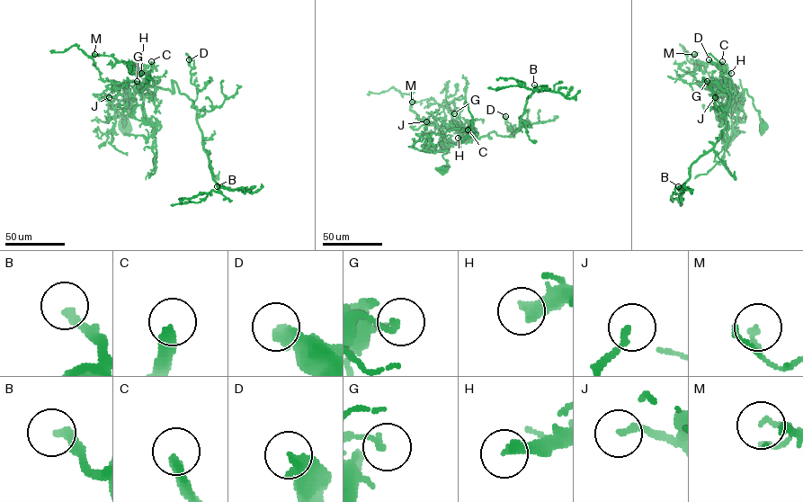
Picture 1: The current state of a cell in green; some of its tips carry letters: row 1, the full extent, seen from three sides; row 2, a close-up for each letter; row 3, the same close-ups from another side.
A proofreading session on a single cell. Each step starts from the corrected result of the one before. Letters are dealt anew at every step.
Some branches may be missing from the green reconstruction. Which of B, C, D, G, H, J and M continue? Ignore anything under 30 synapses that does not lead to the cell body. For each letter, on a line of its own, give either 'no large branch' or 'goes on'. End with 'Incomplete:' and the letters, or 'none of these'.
B: goes on
C: goes on
D: no large branch
G: no large branch
H: goes on
J: no large branch
M: no large branch
Incomplete: B, C, H

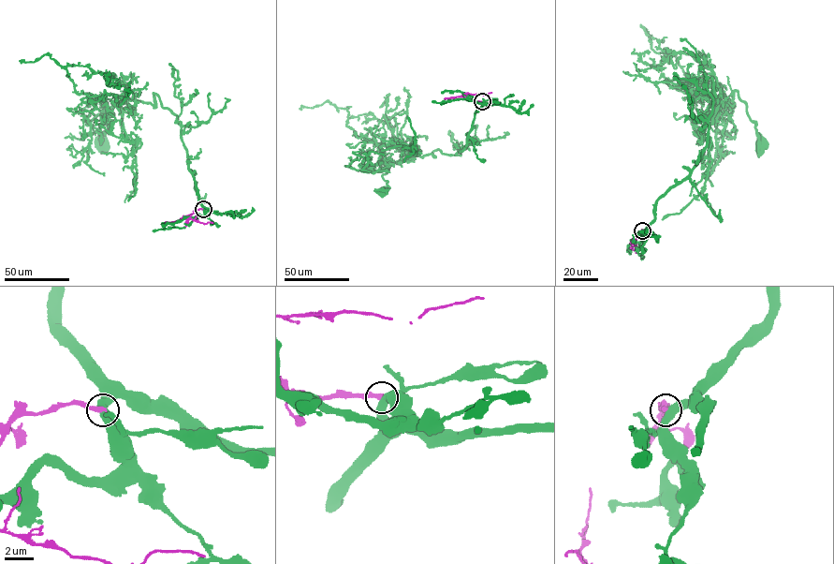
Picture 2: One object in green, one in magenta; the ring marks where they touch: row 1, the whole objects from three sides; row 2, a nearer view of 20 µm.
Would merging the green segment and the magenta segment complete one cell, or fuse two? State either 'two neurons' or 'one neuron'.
two neurons

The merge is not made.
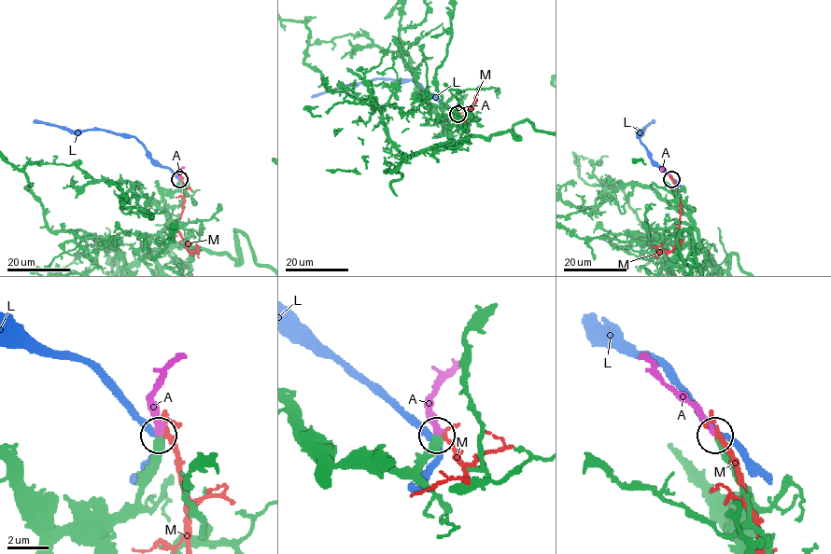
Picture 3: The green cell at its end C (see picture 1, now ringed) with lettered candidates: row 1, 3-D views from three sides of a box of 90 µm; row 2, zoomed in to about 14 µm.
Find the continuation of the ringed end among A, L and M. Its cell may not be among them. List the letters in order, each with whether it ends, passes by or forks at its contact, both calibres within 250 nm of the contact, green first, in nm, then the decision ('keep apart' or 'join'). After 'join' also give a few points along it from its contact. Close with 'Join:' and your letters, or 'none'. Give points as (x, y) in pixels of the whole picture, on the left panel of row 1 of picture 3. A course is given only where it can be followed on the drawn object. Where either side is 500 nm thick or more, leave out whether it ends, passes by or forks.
A: it ends; calibres 360 and 260 nm; join; course (179, 179), (178, 173), (184, 167)
L: it passes by; calibres 400 and 280 nm; keep apart
M: it forks; calibres 400 and 160 nm; keep apart
Join: A

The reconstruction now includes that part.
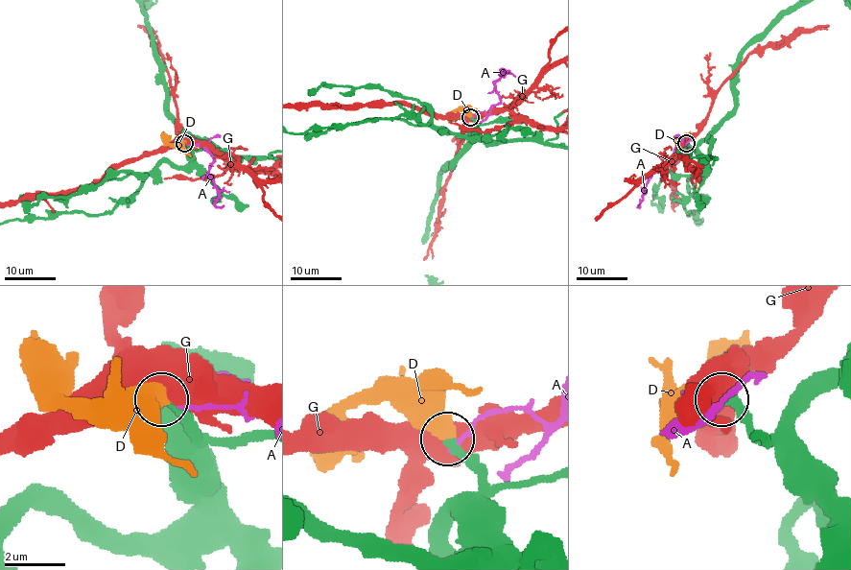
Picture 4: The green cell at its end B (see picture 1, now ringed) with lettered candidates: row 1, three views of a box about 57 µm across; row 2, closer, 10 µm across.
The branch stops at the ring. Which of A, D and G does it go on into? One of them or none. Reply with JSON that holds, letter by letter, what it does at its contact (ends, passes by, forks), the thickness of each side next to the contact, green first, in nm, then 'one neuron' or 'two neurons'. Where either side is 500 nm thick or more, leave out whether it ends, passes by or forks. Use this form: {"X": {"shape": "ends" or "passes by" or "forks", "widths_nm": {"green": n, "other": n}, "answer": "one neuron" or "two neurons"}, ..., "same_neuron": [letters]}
{"A": {"shape": "ends", "widths_nm": {"green": 360, "other": 130}, "answer": "two neurons"}, "D": {"shape": "ends", "widths_nm": {"green": 320, "other": 480}, "answer": "one neuron"}, "G": {"widths_nm": {"green": 360, "other": 850}, "answer": "two neurons"}, "same_neuron": ["D"]}

